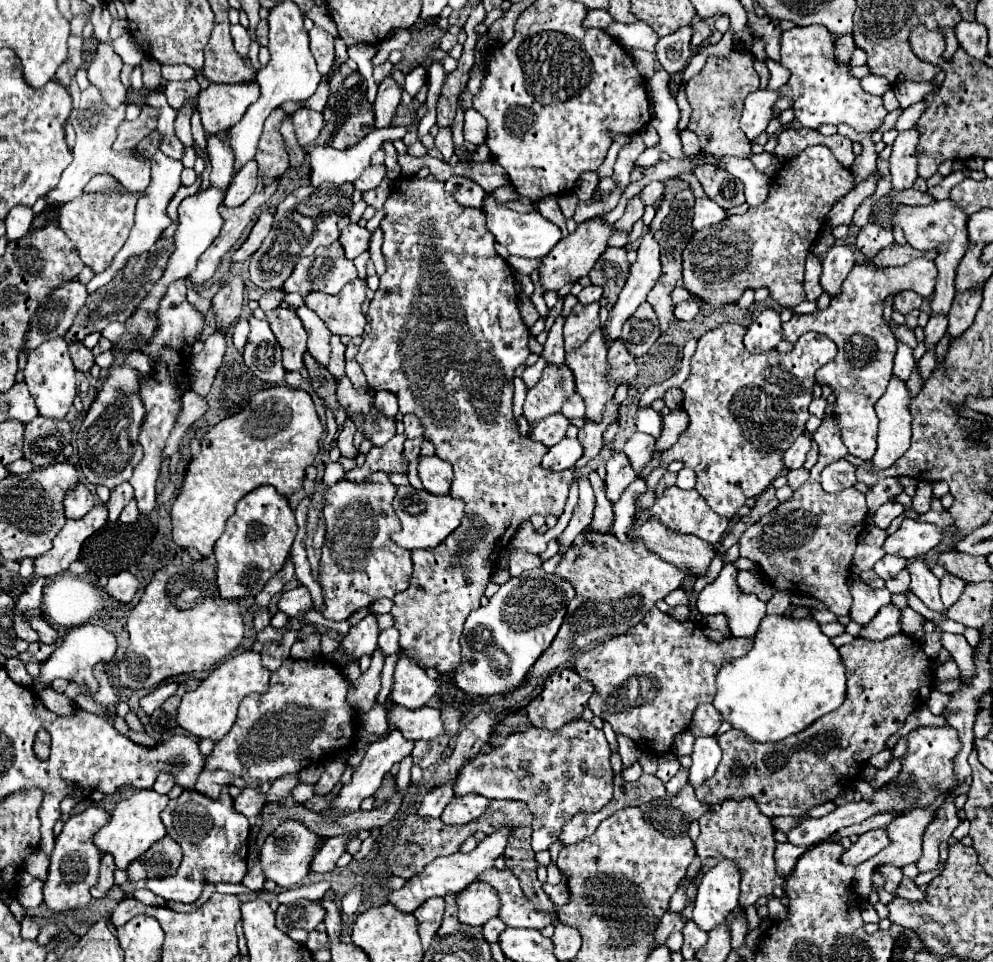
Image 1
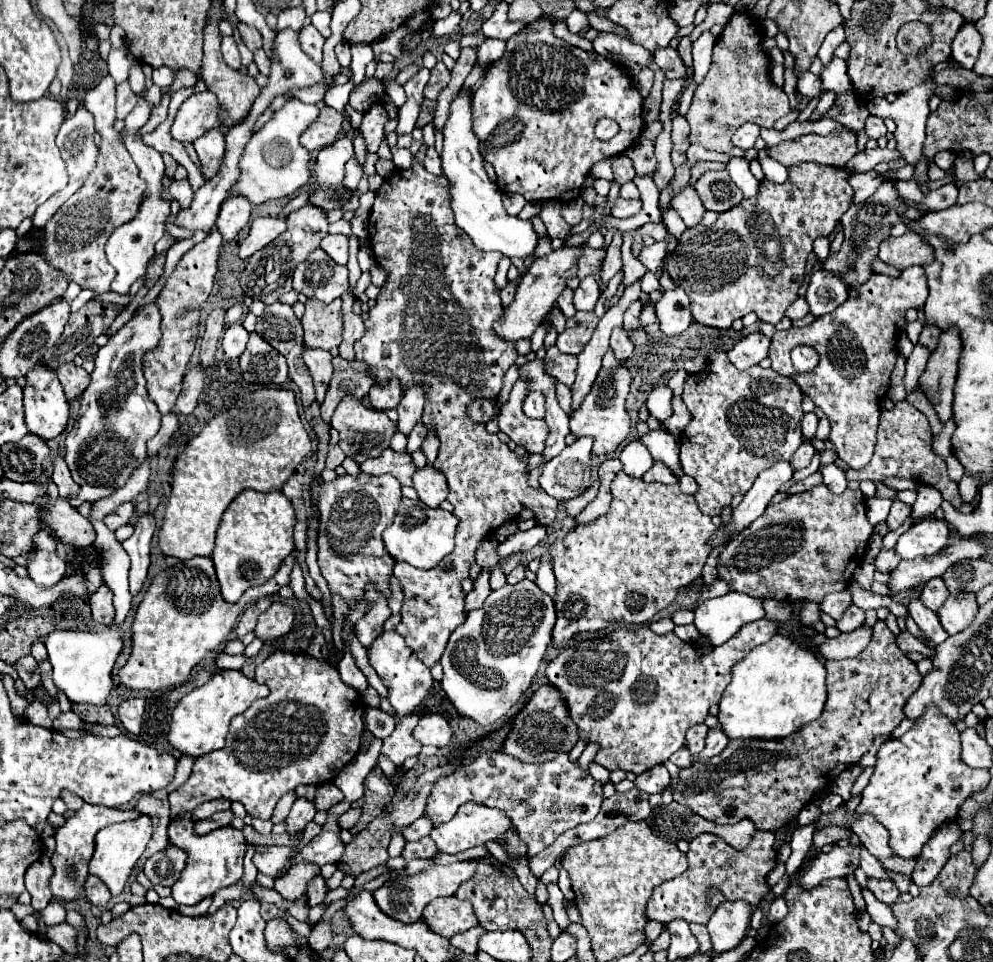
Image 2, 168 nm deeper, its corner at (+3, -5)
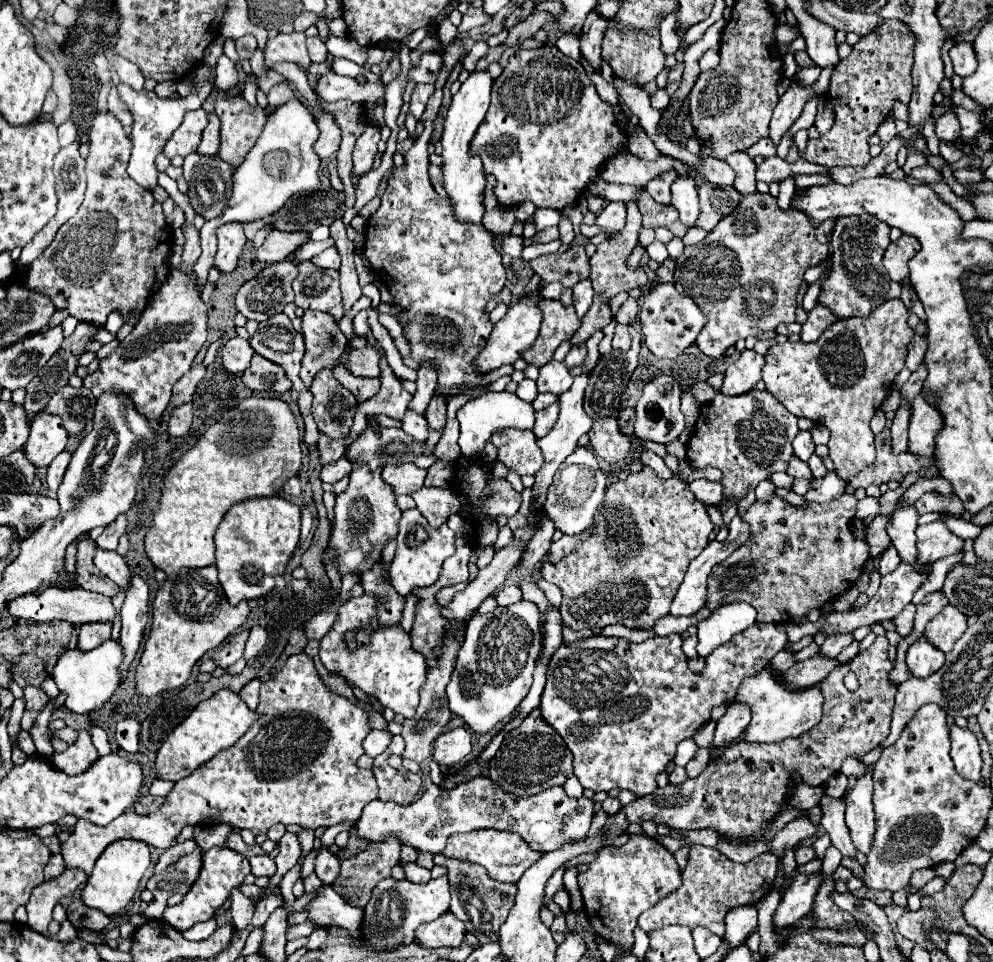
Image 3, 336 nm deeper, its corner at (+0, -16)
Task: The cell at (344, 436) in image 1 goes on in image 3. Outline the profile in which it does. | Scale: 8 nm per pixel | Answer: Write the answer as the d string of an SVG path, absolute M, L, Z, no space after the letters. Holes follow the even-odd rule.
M342 456L336 464L328 464L328 468L322 468L320 478L322 478L322 482L334 484L334 482L338 482L340 478L344 478L344 476L350 474L350 472L352 472L352 464L348 462L346 456Z

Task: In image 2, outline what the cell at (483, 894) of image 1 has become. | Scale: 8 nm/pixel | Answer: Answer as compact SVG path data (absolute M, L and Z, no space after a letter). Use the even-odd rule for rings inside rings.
M453 895L445 899L433 899L423 909L423 921L429 925L429 929L441 933L447 939L477 925L469 901L457 901Z

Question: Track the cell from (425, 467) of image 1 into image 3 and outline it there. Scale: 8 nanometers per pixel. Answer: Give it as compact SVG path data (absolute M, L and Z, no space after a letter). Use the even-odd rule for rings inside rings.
M422 486L416 494L412 494L412 498L416 500L418 510L430 522L432 528L440 528L450 514L460 512L460 500L452 488Z

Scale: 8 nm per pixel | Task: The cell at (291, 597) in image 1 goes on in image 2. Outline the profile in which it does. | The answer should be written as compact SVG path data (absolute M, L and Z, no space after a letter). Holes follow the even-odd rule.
M271 603L271 607L259 615L257 625L253 629L255 637L263 643L271 639L279 639L285 635L293 625L293 607L285 603Z

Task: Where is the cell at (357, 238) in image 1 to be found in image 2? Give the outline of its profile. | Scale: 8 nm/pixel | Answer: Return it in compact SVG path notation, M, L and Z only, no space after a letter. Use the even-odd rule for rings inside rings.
M327 235L321 239L321 249L339 265L347 265L349 257L349 237L345 235Z

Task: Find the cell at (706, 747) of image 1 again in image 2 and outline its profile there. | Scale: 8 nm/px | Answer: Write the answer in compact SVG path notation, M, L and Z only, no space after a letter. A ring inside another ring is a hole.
M723 727L709 729L709 733L707 733L707 745L705 745L705 749L699 753L699 759L709 759L709 757L721 753L727 743L729 743L729 737L727 737L727 733L723 731Z

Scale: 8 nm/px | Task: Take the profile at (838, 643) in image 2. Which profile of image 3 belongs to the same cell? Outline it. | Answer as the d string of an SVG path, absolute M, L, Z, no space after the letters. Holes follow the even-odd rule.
M816 654L812 658L806 658L806 660L794 664L786 672L782 672L782 678L794 690L808 688L810 684L820 684L838 664L840 662L836 658L826 658L826 656Z

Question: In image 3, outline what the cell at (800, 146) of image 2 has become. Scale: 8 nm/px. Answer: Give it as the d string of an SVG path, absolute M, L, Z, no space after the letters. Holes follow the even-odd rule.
M884 20L880 28L874 28L868 36L862 36L854 46L852 54L842 60L830 80L828 100L834 104L836 120L834 126L818 140L808 140L806 150L800 154L802 160L822 166L866 166L868 164L868 138L884 122L896 100L908 104L912 96L912 64L914 64L914 42L912 30L900 20Z

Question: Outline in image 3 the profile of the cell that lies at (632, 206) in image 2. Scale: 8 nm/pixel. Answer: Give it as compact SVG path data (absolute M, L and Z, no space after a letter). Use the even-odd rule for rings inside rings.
M608 202L608 206L598 214L596 224L602 226L608 234L622 230L626 224L626 204L624 202Z

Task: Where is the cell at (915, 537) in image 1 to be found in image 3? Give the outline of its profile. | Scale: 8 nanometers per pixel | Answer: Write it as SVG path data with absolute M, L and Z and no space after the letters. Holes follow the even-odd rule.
M930 522L916 528L918 536L918 564L934 564L940 558L956 554L962 550L964 540L952 534L944 522Z

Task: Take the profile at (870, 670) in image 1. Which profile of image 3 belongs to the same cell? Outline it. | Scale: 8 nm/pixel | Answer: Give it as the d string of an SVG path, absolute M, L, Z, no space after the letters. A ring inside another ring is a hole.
M878 636L876 642L862 650L854 660L840 664L836 670L828 674L826 680L820 682L820 690L826 698L824 702L824 716L812 732L804 732L804 736L798 736L796 740L784 740L780 744L748 744L744 740L732 742L730 746L724 748L724 752L716 758L710 760L708 768L696 776L688 778L686 782L674 786L668 784L664 788L656 788L656 792L638 798L632 804L626 804L622 810L626 812L630 822L636 820L654 820L656 824L664 822L670 828L678 830L700 830L700 828L710 828L716 830L720 836L726 836L728 840L736 842L748 842L770 826L770 822L778 816L778 812L784 808L784 802L788 800L788 794L794 784L800 782L808 786L824 786L824 782L840 772L840 766L846 758L864 758L872 748L882 744L888 738L888 728L892 722L892 708L894 708L894 698L898 692L898 686L890 680L890 672L894 664L888 660L888 638ZM852 670L858 674L858 690L848 690L844 686L844 676L846 672Z

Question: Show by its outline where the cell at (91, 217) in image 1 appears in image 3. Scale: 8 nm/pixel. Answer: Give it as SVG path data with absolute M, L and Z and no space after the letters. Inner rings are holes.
M96 112L88 130L88 142L90 156L86 160L86 198L78 212L60 226L50 246L30 264L26 286L50 296L58 310L68 308L68 312L78 320L102 326L112 310L120 310L126 318L132 310L142 312L146 308L148 298L168 276L170 268L166 264L166 256L174 242L162 214L162 204L154 200L150 190L140 188L126 172L132 142L126 136L120 120L116 120L110 112Z

